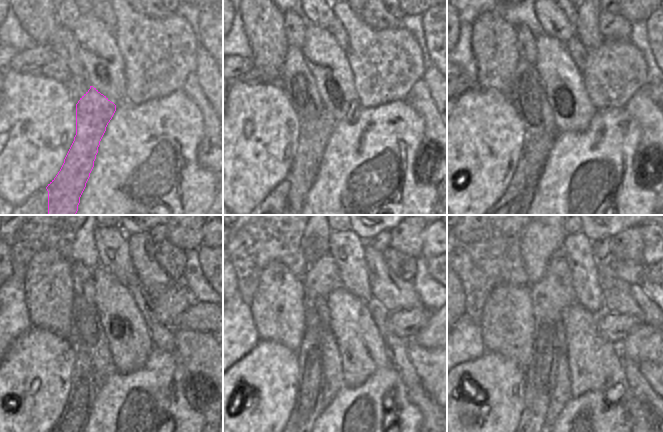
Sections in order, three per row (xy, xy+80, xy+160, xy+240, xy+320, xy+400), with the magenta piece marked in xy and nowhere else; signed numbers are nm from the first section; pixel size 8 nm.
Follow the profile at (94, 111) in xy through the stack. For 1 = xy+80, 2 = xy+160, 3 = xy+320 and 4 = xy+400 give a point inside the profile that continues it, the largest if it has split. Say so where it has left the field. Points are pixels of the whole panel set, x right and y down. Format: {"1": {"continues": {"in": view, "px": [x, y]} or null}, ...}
{"1": {"continues": {"in": "xy+80", "px": [314, 134]}}, "2": {"continues": {"in": "xy+160", "px": [536, 149]}}, "3": {"continues": {"in": "xy+320", "px": [329, 363]}}, "4": {"continues": {"in": "xy+400", "px": [558, 368]}}}

